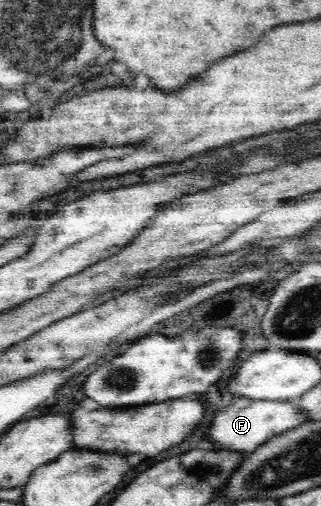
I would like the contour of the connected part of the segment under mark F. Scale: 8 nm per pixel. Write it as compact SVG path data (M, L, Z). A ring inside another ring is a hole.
M237 396L227 410L215 415L207 437L204 437L205 447L221 447L251 453L267 440L301 426L305 421L305 411L301 411L294 401L253 400Z

